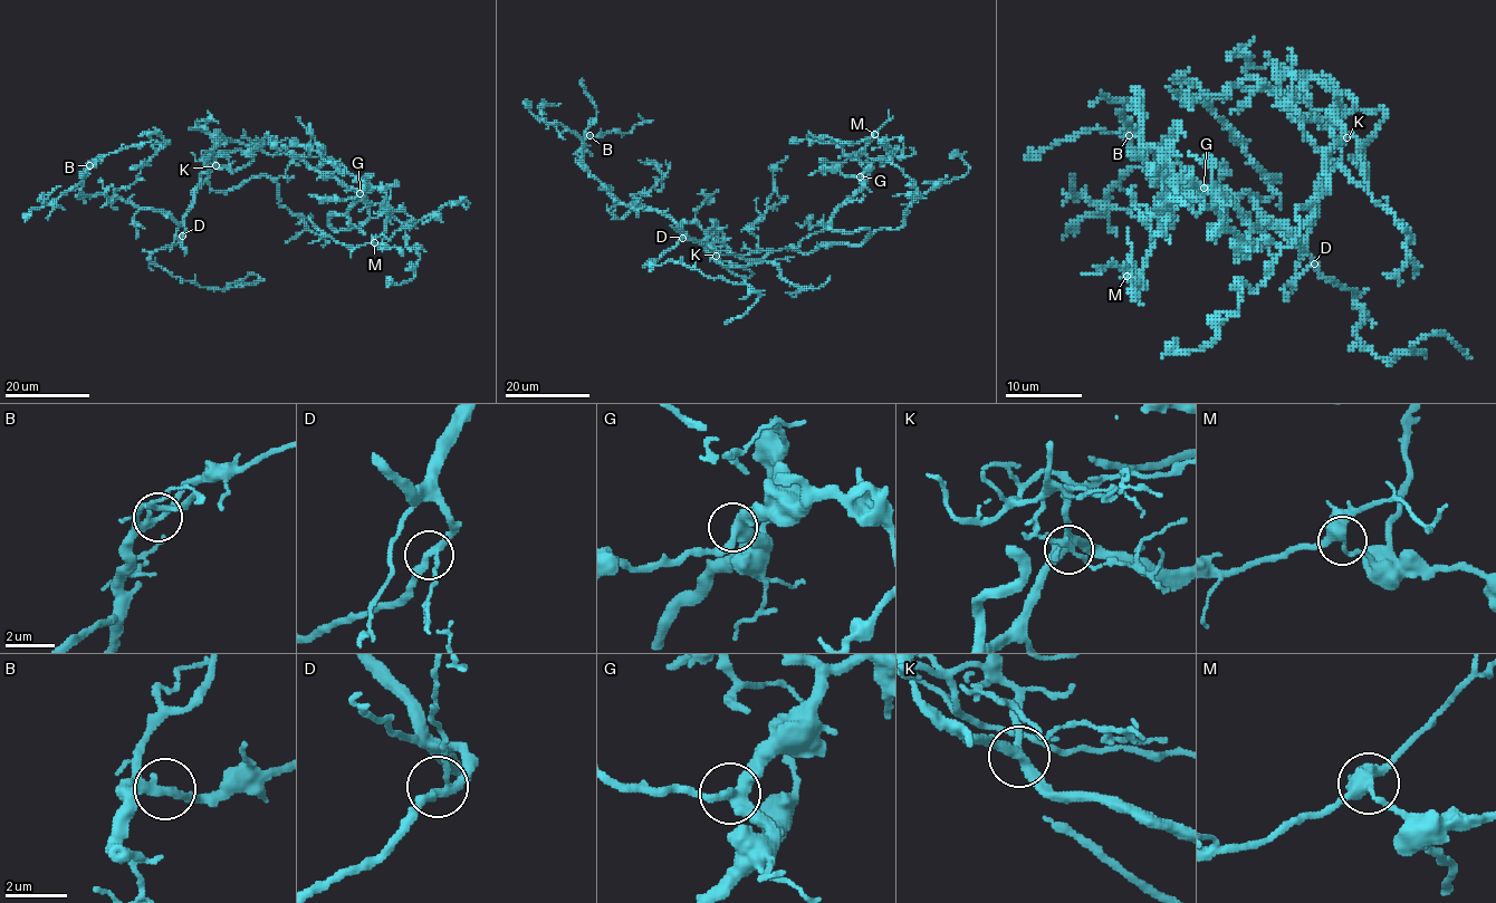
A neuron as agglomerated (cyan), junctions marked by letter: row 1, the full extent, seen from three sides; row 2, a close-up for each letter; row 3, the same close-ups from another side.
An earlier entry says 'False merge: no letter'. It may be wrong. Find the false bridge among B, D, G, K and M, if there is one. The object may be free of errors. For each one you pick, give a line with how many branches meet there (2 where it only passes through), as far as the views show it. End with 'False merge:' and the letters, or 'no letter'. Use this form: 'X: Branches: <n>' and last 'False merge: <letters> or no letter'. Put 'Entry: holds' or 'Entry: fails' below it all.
M: Branches: 3
False merge: M
Entry: fails

